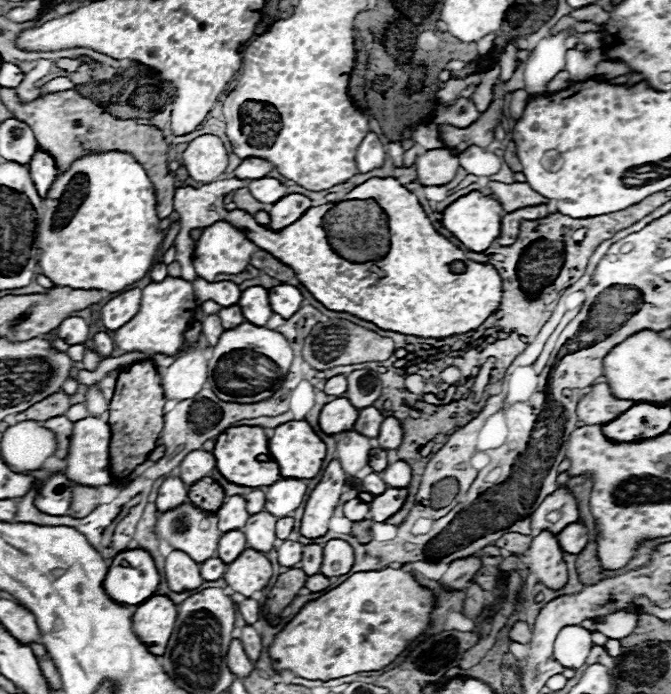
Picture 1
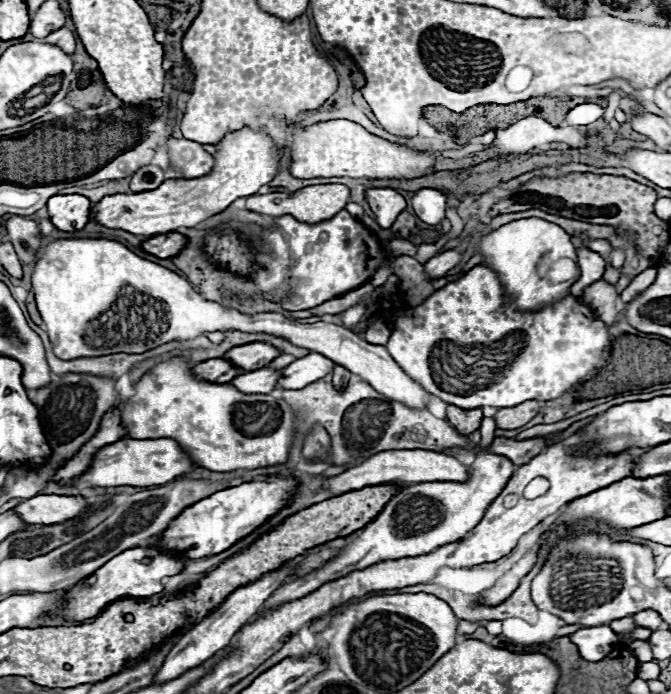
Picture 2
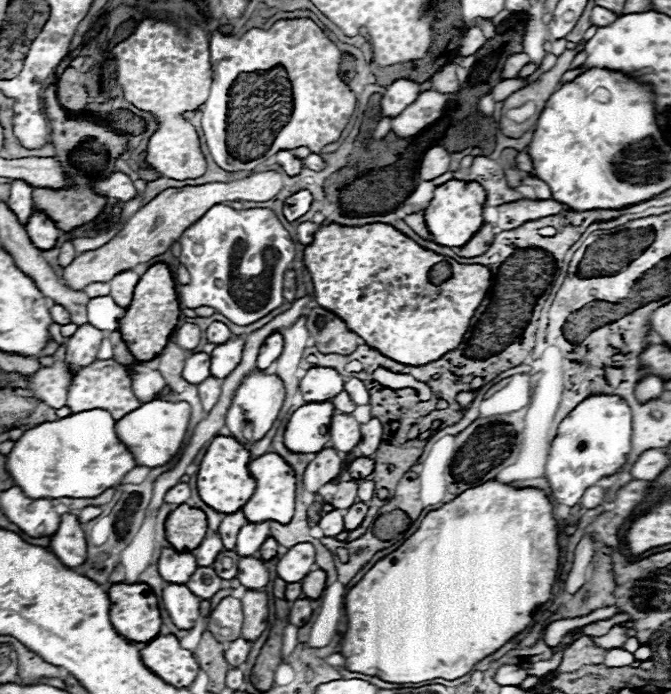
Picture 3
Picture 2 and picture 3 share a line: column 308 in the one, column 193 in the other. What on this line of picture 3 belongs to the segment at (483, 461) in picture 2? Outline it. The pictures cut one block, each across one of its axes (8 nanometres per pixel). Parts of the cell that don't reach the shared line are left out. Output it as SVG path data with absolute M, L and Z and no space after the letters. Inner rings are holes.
M198 566L194 570L194 574L190 576L190 580L186 582L186 586L200 598L212 598L220 588L222 588L222 578L216 574L216 570L212 566Z

